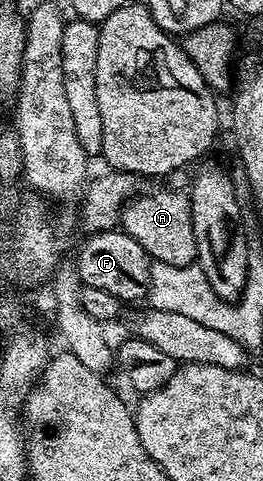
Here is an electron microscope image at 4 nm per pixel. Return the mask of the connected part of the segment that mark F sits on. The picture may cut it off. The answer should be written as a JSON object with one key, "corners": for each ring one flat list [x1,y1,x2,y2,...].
{"corners":[[122,229,98,231,87,238,74,260,81,284,94,289,106,289,106,293,114,293,114,297,121,301,143,300,150,289,150,269,154,261,145,253,142,245,138,245,138,241,134,241,134,237]]}

